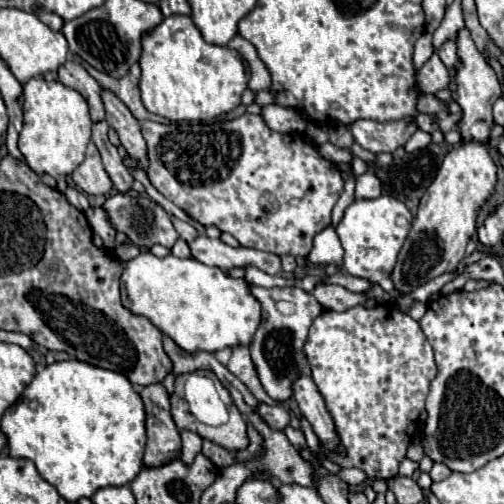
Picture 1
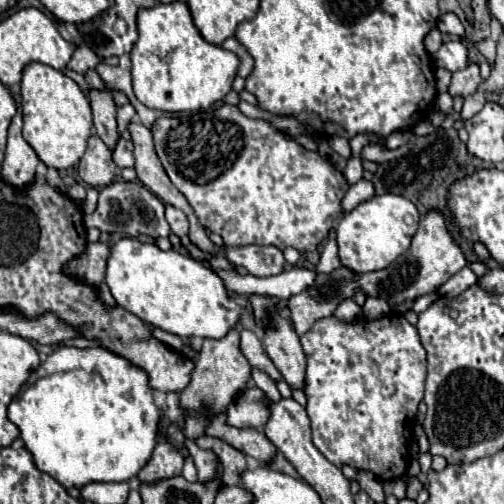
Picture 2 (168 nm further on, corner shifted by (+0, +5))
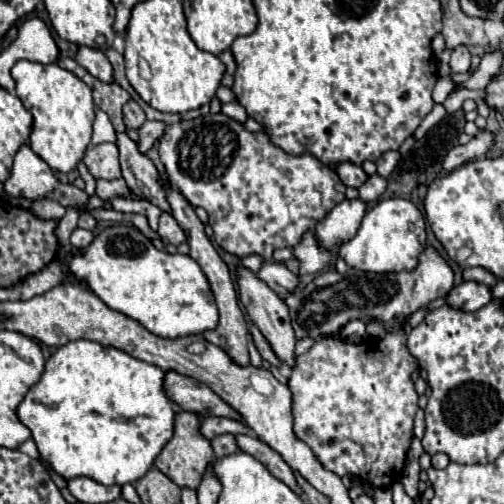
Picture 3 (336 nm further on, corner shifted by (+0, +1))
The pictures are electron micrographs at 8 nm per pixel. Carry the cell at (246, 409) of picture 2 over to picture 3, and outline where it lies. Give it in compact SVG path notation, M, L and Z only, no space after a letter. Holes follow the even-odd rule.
M209 416L209 418L201 420L199 432L207 440L211 440L213 436L219 436L219 434L249 434L249 428L243 422L237 422L237 420Z

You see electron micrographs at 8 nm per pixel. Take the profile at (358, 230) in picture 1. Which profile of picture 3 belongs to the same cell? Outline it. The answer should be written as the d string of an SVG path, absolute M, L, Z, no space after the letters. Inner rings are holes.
M403 198L377 202L363 218L357 236L337 248L337 254L351 266L363 272L411 272L419 264L419 254L427 244L425 218L419 208Z

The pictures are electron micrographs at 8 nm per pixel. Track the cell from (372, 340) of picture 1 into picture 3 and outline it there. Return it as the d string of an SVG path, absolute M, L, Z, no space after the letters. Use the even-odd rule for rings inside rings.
M391 332L377 342L347 344L339 336L317 340L305 354L295 358L289 376L289 390L293 394L293 432L305 442L323 468L339 478L345 474L359 478L373 488L391 486L401 478L407 450L413 440L413 418L417 412L417 392L411 374L417 370L417 360L407 352L405 332Z

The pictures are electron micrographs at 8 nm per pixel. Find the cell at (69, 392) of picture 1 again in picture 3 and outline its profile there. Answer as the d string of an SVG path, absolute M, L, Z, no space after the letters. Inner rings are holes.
M75 340L75 342L69 342L61 348L57 348L57 352L47 360L45 364L45 372L41 376L41 380L31 386L31 390L27 392L27 396L23 398L23 402L19 404L17 408L17 416L19 420L31 430L33 434L33 440L37 442L37 448L39 448L39 456L41 460L49 462L51 468L61 474L65 480L69 478L79 478L79 476L87 476L87 478L93 478L105 486L109 484L129 484L129 482L137 482L141 476L147 474L147 470L153 466L157 454L163 450L163 446L171 440L173 436L173 418L175 418L175 404L167 398L165 394L165 388L163 388L163 380L165 380L165 372L153 364L147 364L143 360L137 360L133 356L129 356L127 352L123 350L117 350L117 348L103 348L101 344L97 342L91 342L91 340Z

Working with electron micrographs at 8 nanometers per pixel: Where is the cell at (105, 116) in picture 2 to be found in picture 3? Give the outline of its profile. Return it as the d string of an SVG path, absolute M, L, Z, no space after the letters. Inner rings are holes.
M117 134L117 146L119 146L119 162L123 178L129 190L139 198L153 202L163 212L171 214L171 206L165 196L165 186L153 162L139 152L137 144L127 134Z

